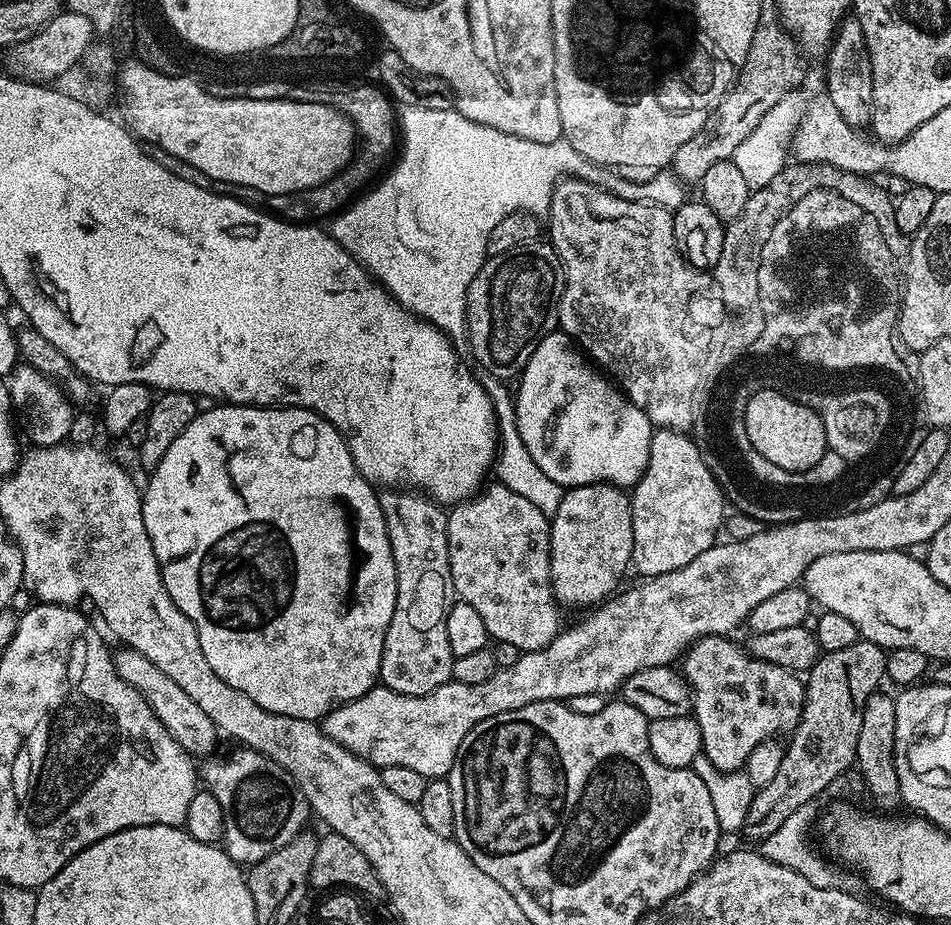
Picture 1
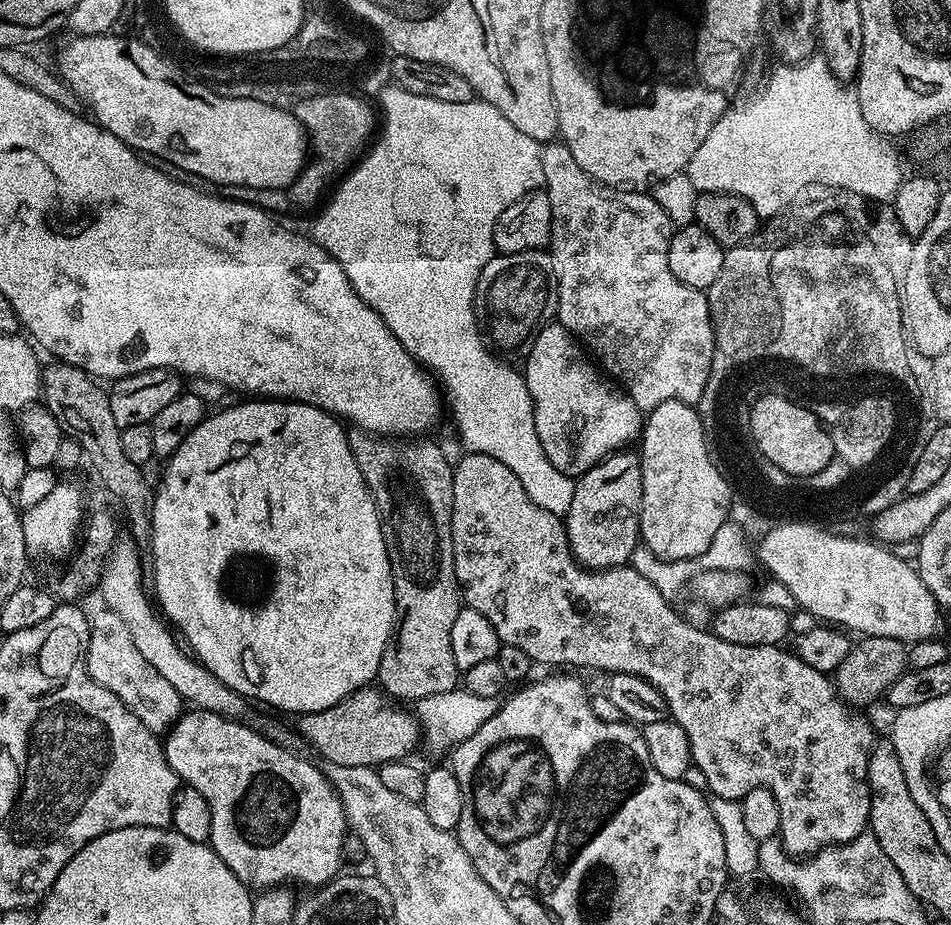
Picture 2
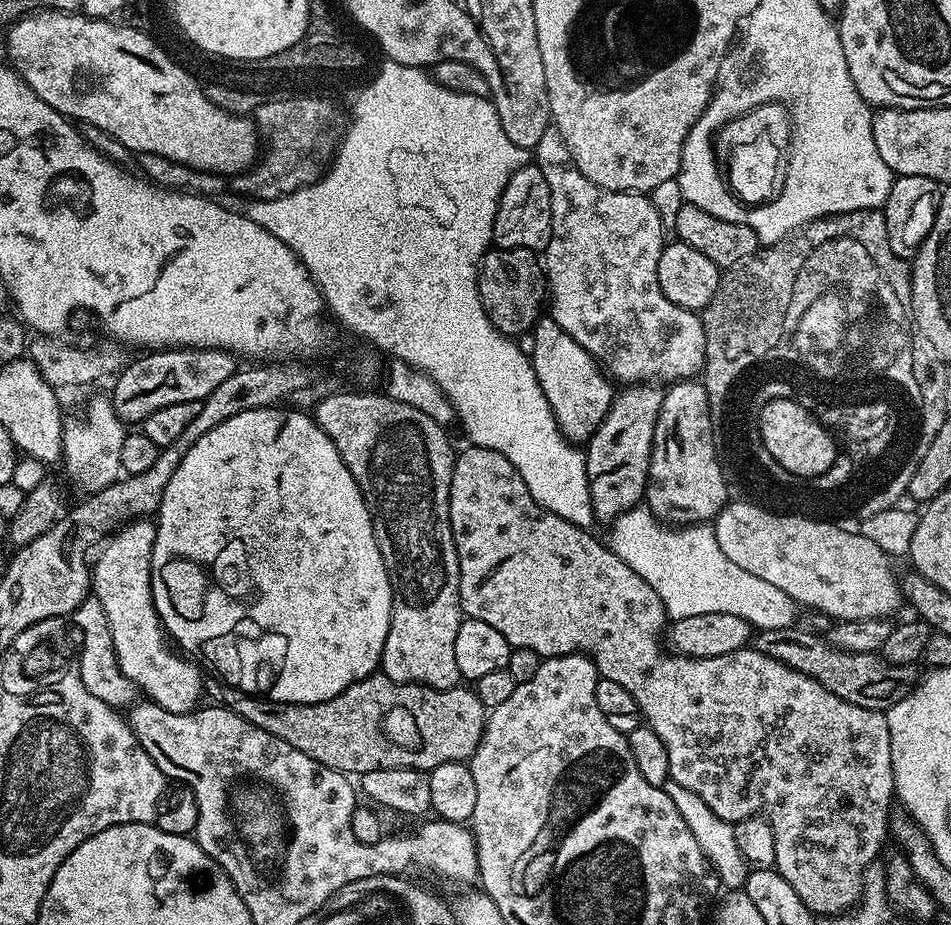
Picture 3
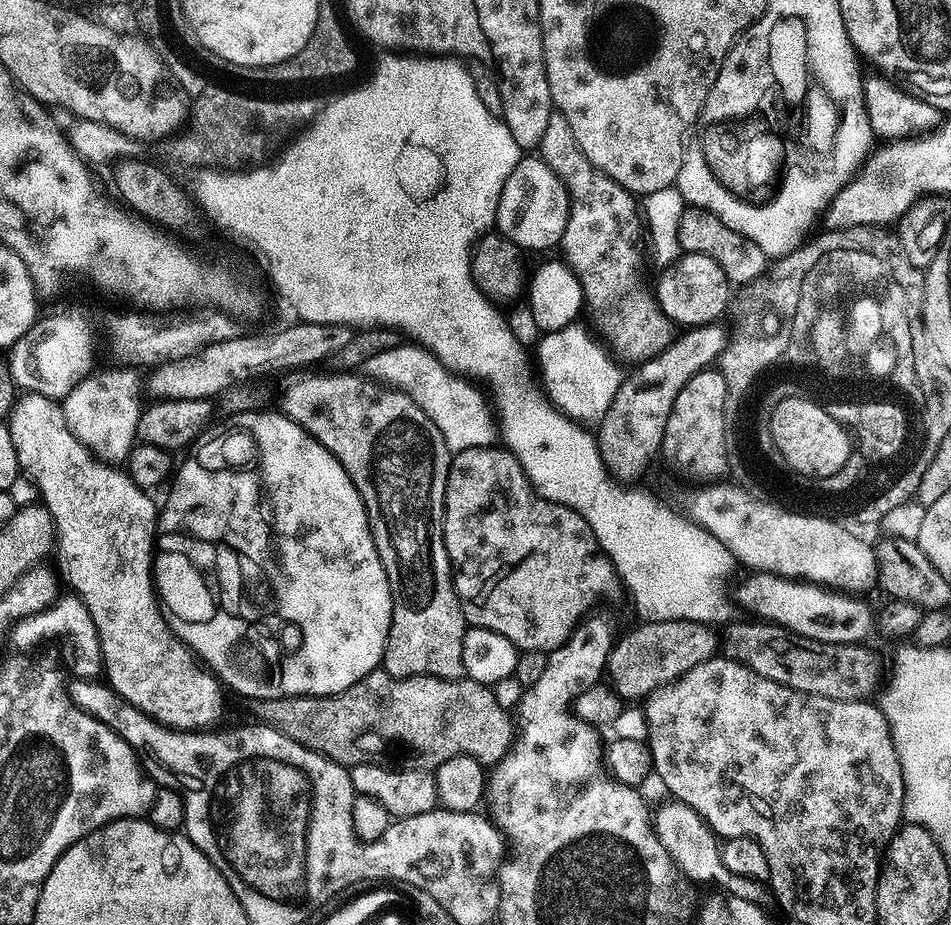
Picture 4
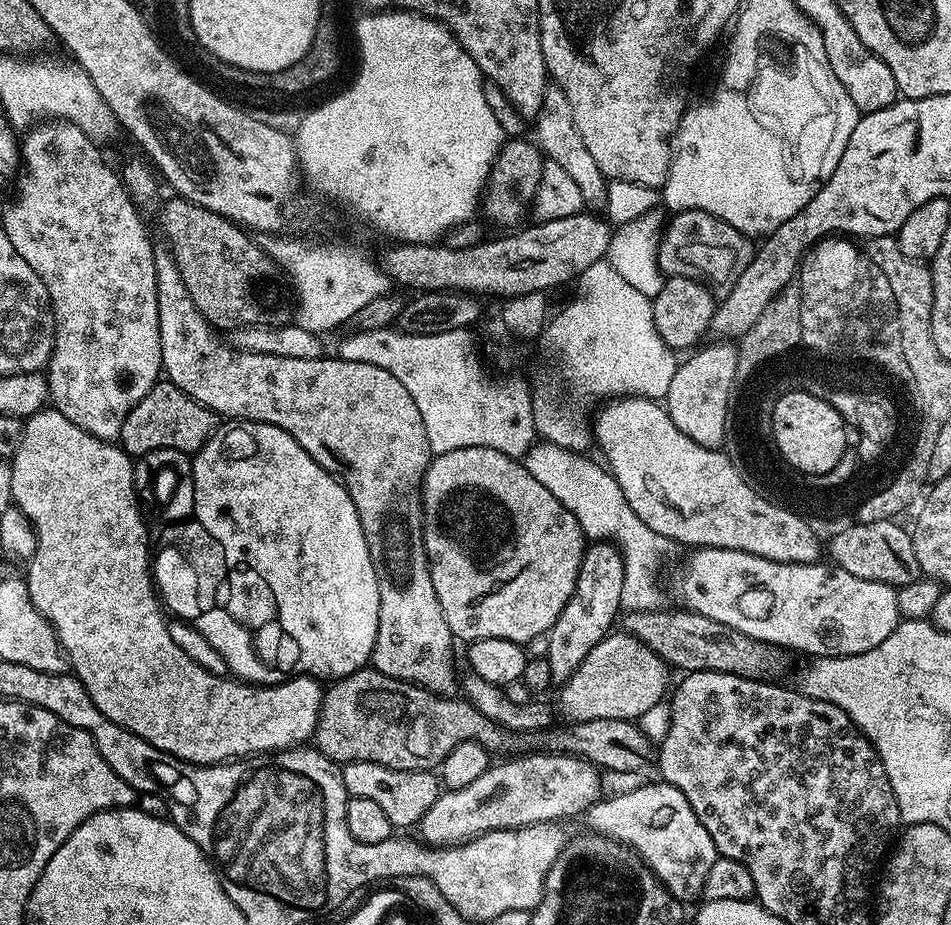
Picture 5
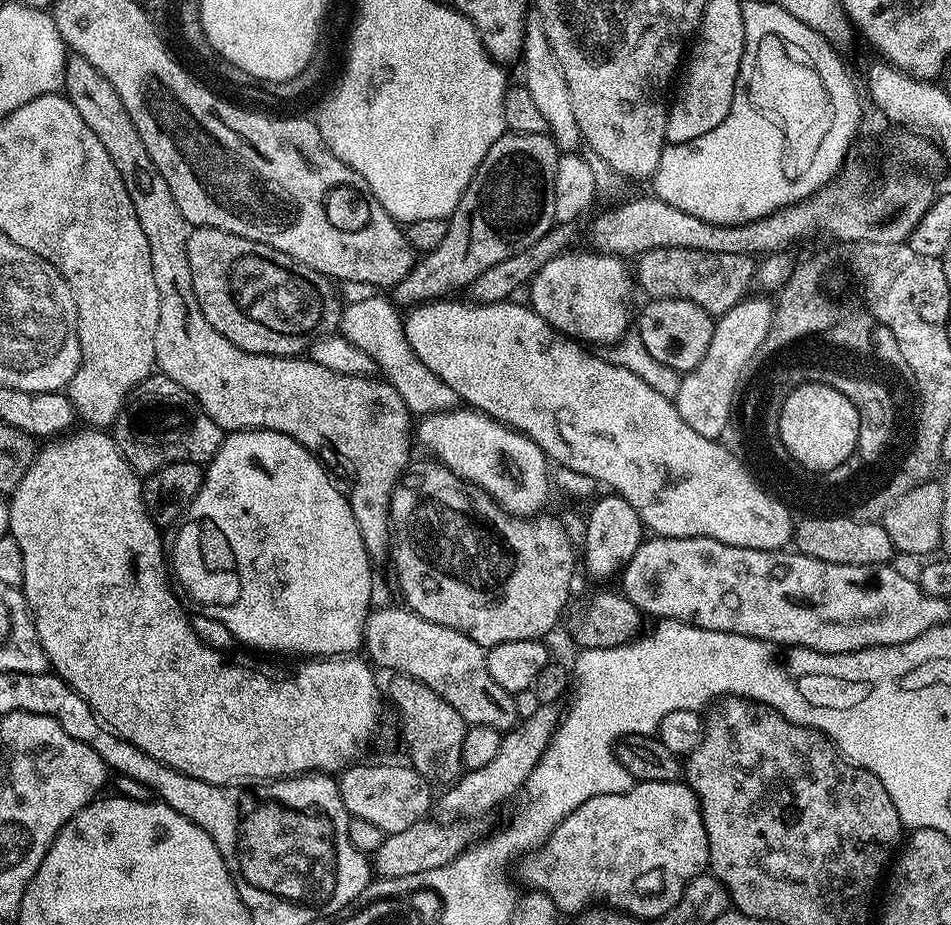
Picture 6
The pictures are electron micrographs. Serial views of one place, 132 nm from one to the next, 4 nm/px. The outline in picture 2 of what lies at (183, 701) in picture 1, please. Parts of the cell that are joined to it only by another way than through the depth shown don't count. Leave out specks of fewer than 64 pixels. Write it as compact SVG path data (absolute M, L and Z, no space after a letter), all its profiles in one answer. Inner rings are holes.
M106 606L101 612L91 613L88 621L88 653L86 654L88 673L98 686L106 686L110 694L114 694L142 721L152 732L167 733L168 729L182 715L182 701L178 690L142 658L138 646L134 646L134 638L130 634L130 626Z

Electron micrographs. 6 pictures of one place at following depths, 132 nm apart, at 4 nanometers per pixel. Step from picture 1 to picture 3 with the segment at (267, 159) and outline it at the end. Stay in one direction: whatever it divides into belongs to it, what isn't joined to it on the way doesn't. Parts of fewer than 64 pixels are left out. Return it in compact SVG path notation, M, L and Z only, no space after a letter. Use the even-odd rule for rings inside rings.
M41 10L13 20L6 29L7 63L42 102L73 121L85 120L98 126L98 130L106 130L133 154L158 154L198 171L221 174L245 172L253 166L250 157L254 155L254 132L246 117L228 112L210 100L192 98L188 86L164 82L160 64L146 62L146 52L156 52L156 48L144 36L120 32L120 28L108 28L108 24L88 24L90 19L83 14Z

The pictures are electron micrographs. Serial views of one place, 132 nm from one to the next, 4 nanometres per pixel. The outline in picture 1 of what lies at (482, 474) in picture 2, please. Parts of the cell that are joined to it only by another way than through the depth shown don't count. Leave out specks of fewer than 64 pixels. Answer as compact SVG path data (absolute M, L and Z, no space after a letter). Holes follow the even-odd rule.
M499 482L491 484L481 488L471 500L451 505L448 512L448 553L452 575L450 588L459 599L478 610L493 641L510 642L518 646L522 654L542 650L562 631L562 608L550 578L550 517L542 514L534 502L522 498L522 494L514 494L510 486ZM704 636L697 640L695 644L689 646L687 652L682 657L682 675L684 681L688 683L688 687L692 693L692 711L691 715L698 722L700 733L702 734L702 752L713 763L713 766L720 772L739 772L743 769L744 764L750 758L750 754L754 750L754 746L758 746L763 740L769 738L780 738L785 734L791 734L796 731L800 715L804 709L804 685L805 681L799 675L790 670L786 670L782 666L774 666L774 662L766 662L762 658L754 658L747 647L738 645L728 636Z

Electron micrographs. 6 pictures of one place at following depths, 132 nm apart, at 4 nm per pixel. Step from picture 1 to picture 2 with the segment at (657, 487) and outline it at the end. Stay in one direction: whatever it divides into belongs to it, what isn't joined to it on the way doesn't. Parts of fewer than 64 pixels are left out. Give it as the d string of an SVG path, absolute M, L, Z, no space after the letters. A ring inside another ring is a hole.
M671 400L651 409L642 424L638 455L642 470L642 502L640 503L640 540L658 559L695 561L714 542L718 528L730 520L728 507L734 503L733 485L718 472L708 456L703 422L689 402Z

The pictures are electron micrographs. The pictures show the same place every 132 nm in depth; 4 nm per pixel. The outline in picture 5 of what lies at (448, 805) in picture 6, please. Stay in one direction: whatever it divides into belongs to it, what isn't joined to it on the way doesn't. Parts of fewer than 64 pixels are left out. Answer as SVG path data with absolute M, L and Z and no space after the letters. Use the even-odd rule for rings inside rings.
M623 630L617 632L617 636L609 634L602 642L598 642L598 646L594 646L594 650L586 654L582 666L574 670L571 678L563 681L560 712L565 716L565 721L618 718L636 722L650 706L665 699L669 691L669 665L638 638Z

